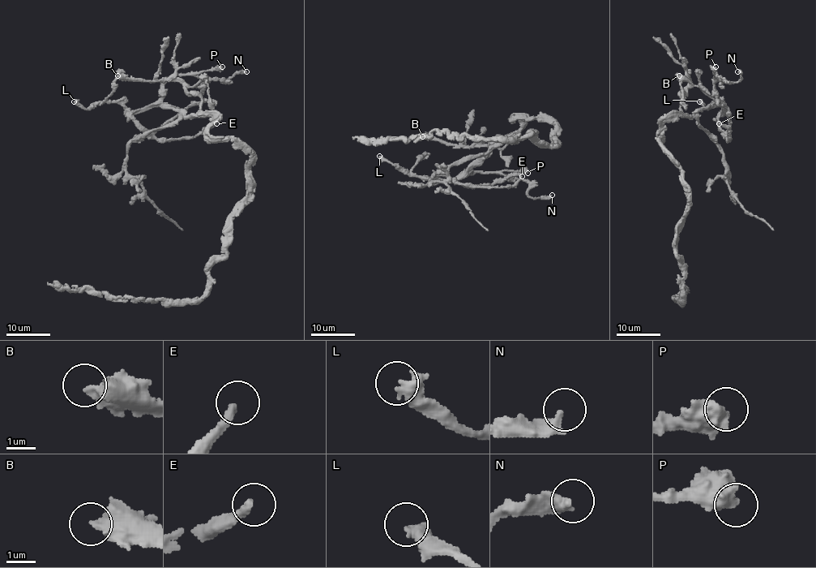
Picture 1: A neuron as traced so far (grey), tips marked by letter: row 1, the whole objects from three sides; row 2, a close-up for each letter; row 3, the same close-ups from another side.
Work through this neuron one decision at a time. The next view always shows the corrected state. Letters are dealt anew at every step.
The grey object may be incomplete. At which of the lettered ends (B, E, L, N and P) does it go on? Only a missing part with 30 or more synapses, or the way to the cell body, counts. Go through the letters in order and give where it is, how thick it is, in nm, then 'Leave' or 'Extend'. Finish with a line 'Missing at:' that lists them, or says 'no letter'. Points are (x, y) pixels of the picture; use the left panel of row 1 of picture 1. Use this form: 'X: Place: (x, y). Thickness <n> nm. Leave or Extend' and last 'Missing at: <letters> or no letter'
B: Place: (117, 75). Thickness 550 nm. Extend
E: Place: (216, 123). Thickness 280 nm. Extend
L: Place: (74, 101). Thickness 460 nm. Leave
N: Place: (246, 71). Thickness 400 nm. Leave
P: Place: (222, 66). Thickness 550 nm. Leave
Missing at: B, E

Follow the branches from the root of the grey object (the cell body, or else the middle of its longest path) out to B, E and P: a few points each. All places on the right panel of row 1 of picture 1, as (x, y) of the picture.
B: (673, 160), (657, 133), (680, 109), (680, 94), (689, 80), (685, 81), (679, 75)
E: (673, 160), (657, 136), (664, 122), (722, 106), (718, 124), (728, 139), (730, 130), (719, 123)
P: (673, 160), (657, 136), (658, 130), (667, 121), (680, 115), (694, 115), (716, 101), (715, 66)

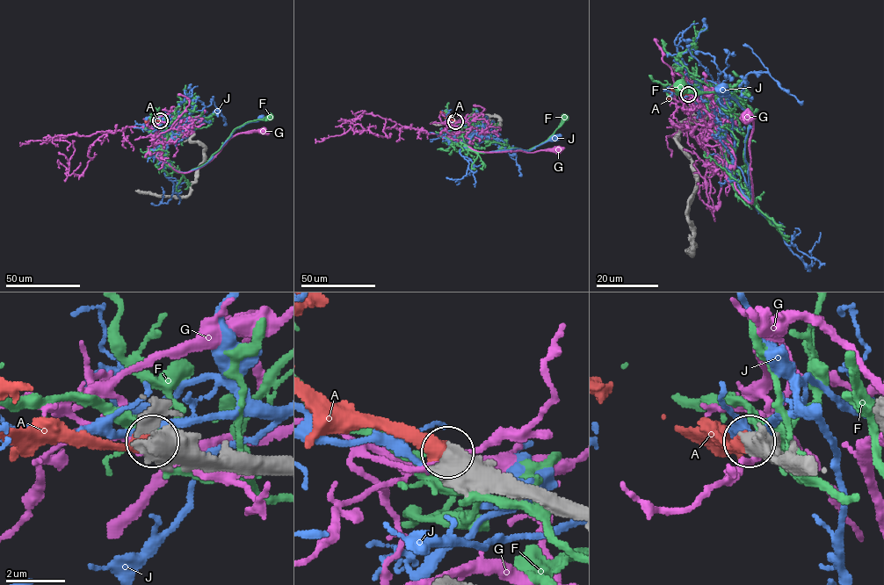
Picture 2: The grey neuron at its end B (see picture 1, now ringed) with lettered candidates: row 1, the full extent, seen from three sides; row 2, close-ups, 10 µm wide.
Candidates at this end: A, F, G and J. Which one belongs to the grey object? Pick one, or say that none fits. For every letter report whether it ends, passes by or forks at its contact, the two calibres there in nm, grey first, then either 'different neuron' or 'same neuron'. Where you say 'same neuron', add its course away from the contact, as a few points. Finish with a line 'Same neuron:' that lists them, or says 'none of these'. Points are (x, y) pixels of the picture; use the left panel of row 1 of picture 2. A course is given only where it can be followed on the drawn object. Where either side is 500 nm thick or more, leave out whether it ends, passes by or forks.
A: 750 nm thick on the grey side, 550 nm on the other; same neuron; it runs (160, 120), (149, 119), (145, 122)
F: 800 nm thick on the grey side, 180 nm on the other; different neuron
G: 800 nm thick on the grey side, 220 nm on the other; different neuron
J: 800 nm thick on the grey side, 240 nm on the other; different neuron
Same neuron: A

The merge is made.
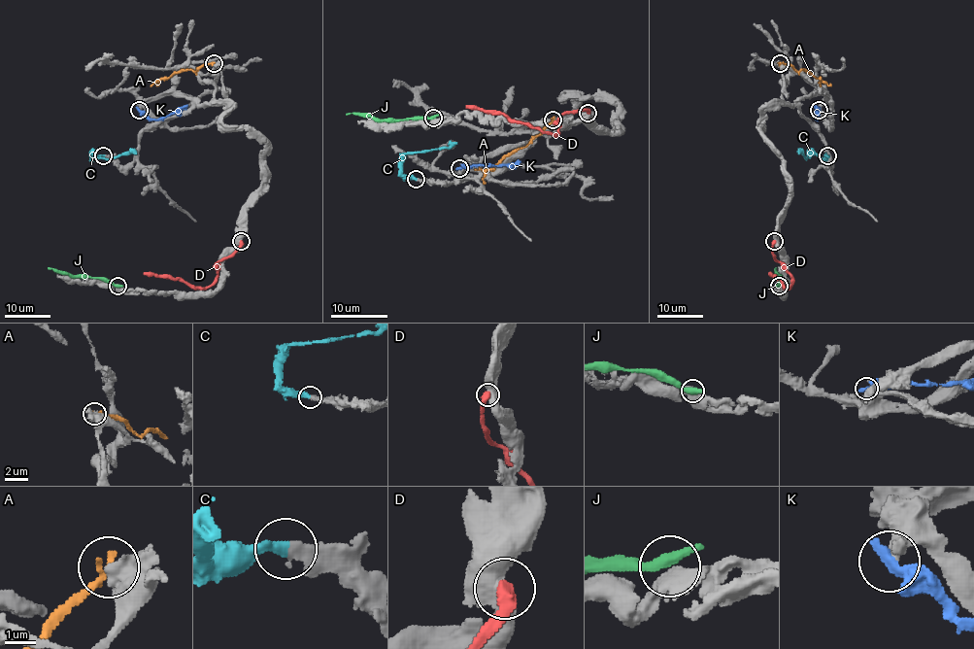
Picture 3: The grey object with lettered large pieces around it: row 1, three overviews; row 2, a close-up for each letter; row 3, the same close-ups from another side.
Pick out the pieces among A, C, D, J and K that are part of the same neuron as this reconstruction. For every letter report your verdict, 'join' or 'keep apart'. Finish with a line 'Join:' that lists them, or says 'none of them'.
A: keep apart
C: join
D: keep apart
J: keep apart
K: keep apart
Join: C

